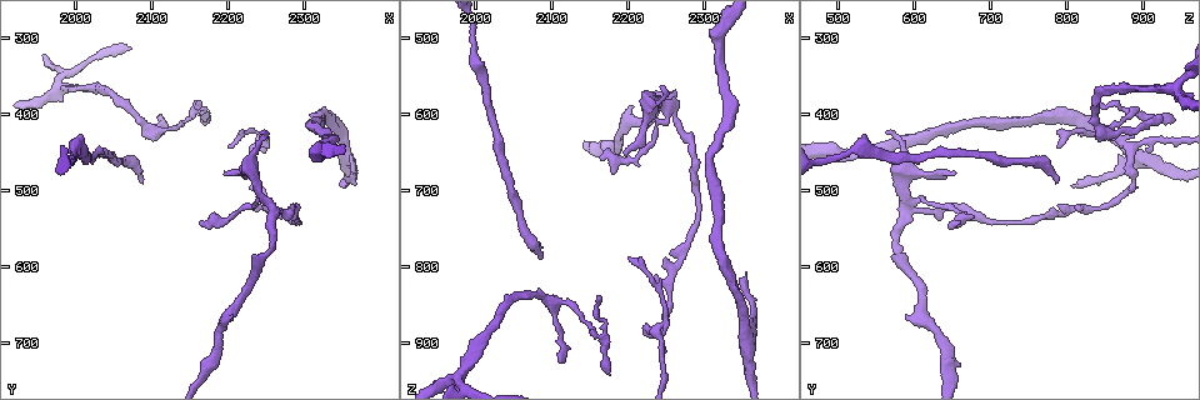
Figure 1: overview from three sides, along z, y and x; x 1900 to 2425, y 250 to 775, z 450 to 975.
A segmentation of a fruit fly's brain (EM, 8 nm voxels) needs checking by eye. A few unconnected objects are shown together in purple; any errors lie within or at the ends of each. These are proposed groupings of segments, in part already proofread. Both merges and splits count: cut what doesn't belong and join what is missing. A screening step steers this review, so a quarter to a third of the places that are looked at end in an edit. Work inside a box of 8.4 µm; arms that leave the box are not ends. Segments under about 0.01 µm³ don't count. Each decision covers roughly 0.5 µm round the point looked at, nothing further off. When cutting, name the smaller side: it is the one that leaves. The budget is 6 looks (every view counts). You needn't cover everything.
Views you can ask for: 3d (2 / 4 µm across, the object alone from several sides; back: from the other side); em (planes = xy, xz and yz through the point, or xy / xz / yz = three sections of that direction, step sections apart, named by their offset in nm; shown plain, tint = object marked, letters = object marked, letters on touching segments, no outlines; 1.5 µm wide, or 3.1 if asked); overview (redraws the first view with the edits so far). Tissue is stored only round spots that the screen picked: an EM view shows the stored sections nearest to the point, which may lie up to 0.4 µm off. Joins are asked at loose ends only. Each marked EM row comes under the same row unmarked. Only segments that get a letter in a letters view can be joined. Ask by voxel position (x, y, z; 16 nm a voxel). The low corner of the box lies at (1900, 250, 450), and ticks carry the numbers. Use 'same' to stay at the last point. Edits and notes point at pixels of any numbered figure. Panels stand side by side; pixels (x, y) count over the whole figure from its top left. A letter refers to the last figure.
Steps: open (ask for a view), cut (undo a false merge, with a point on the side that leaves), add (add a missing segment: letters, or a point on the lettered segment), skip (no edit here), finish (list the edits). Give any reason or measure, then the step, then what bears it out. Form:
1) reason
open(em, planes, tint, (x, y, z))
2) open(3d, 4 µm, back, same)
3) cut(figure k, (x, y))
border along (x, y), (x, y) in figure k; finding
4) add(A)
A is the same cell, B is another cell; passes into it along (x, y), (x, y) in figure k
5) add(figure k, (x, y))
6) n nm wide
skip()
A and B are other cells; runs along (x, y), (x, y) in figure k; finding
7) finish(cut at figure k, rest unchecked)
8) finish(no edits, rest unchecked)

an open end
open(3d, 4 µm, (2355, 495, 810))

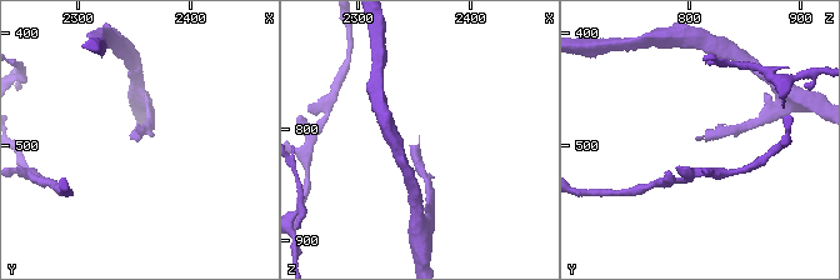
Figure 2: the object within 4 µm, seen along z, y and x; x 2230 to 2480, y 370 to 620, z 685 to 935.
open(em, planes, letters, (2354, 494, 808))

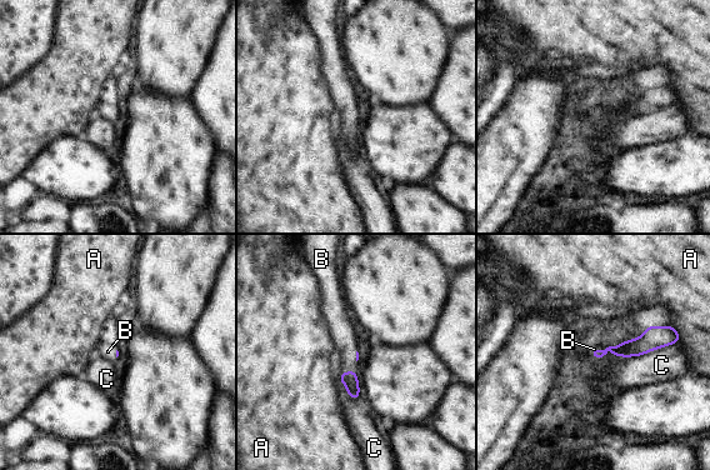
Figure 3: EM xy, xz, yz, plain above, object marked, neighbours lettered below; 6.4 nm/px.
C touches over 340 nm
add(B)
B is the same cell, A and C are other cells; the neuron continues

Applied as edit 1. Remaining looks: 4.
a narrow waist
open(3d, 2 µm, (1995, 460, 485))

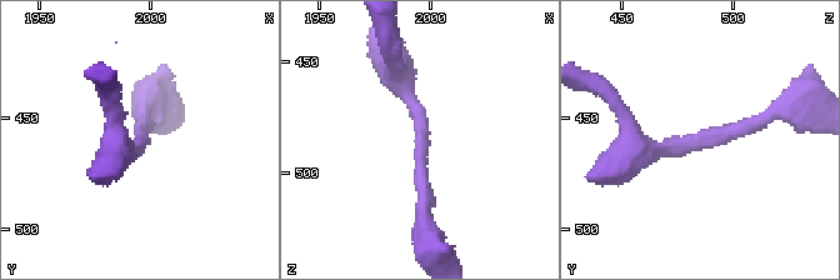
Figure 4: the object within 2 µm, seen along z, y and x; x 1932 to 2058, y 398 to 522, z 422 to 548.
arms of 220, 280 nm
open(em, xy, step 4, tint, (1994, 460, 487))

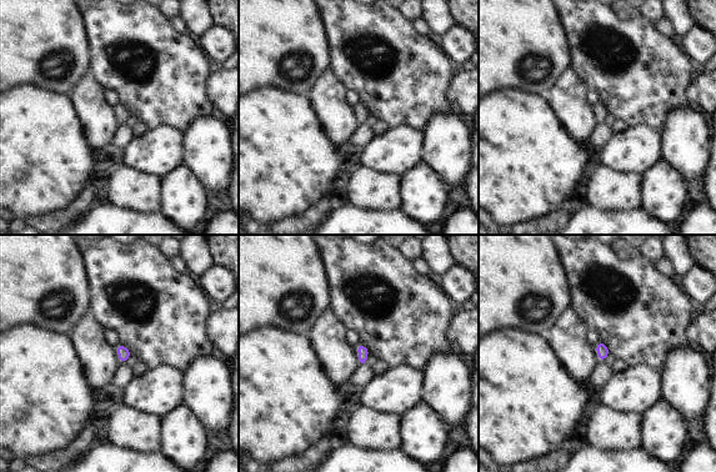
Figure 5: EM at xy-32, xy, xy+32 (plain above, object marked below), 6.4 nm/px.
open(em, planes, letters, same)

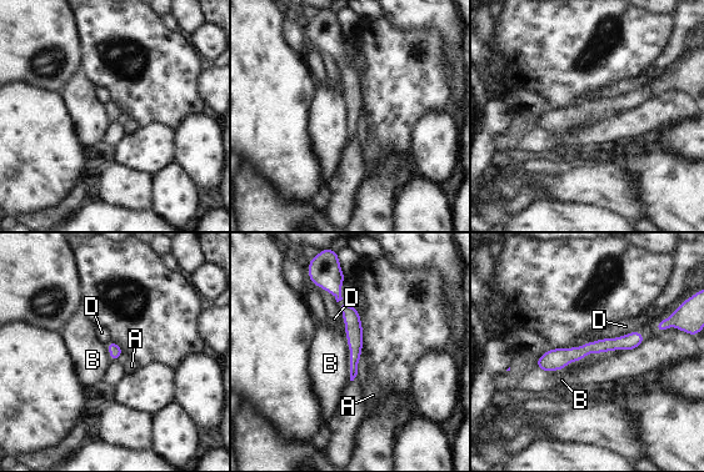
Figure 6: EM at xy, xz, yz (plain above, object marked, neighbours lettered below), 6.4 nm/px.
skip()
A, B and D are other cells; border along (624, 351), (589, 352), (549, 372) in figure 6; all the same neuron

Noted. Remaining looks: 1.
finish(add at figure 3, rest unchecked)

